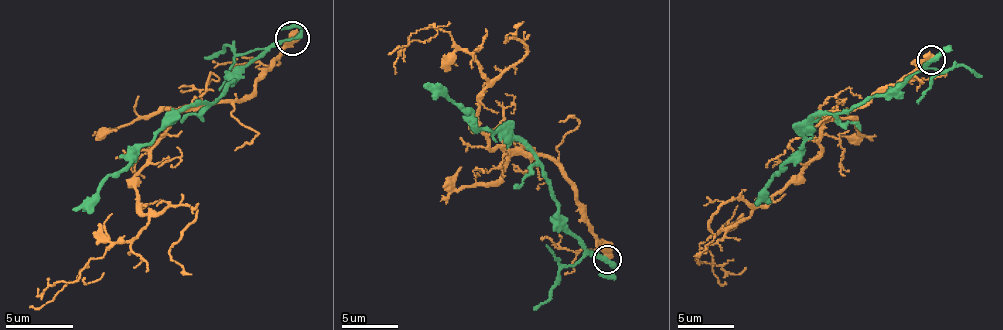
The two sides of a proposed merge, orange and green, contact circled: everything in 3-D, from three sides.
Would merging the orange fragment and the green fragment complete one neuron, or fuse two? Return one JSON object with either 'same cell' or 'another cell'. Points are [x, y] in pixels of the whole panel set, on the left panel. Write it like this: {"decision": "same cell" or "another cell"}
{"decision": "another cell"}

